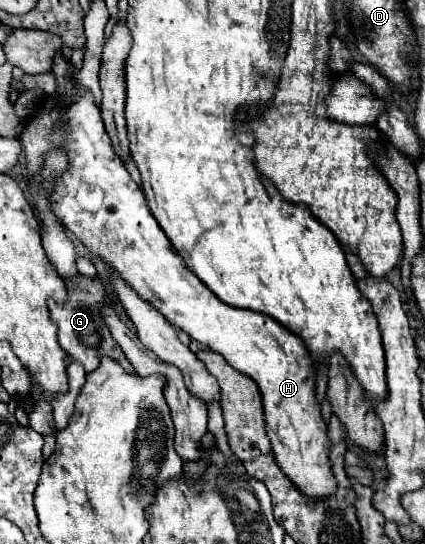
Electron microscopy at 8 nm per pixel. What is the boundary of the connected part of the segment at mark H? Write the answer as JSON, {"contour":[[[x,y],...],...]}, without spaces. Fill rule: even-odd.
{"contour":[[[62,53],[54,57],[52,73],[56,77],[56,107],[46,115],[32,117],[20,135],[28,181],[34,183],[34,177],[40,177],[50,145],[66,149],[68,169],[52,181],[50,189],[56,217],[90,253],[100,257],[144,301],[160,311],[168,323],[186,331],[196,343],[220,353],[228,365],[256,381],[262,395],[265,429],[278,467],[306,497],[330,497],[334,493],[334,473],[326,449],[328,425],[320,415],[314,361],[304,341],[270,315],[222,303],[190,273],[150,213],[142,189],[132,181],[122,159],[114,153],[94,97],[86,91],[74,95],[78,87],[74,77],[68,77],[68,59]],[[56,121],[62,121],[64,133],[54,131]]]}

